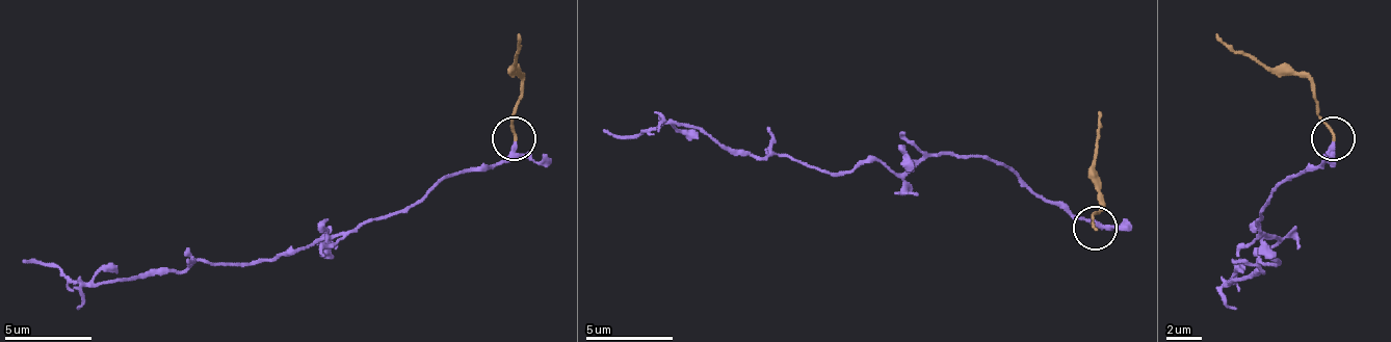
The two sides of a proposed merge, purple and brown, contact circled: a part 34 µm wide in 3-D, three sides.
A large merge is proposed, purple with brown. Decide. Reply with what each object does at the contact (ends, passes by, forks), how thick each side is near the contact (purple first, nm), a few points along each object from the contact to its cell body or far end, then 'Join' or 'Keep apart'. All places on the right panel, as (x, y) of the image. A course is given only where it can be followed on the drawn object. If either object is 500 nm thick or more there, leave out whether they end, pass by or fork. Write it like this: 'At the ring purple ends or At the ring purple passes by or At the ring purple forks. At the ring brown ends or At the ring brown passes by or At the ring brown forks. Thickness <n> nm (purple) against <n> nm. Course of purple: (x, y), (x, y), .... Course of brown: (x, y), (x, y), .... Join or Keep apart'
At the ring purple passes by. At the ring brown ends. Thickness 200 nm (purple) against 170 nm. Course of purple: (1332, 141), (1257, 220), (1279, 242), (1266, 251), (1279, 264), (1261, 259), (1261, 272), (1231, 281), (1235, 259). Course of brown: (1332, 137), (1305, 76), (1266, 72), (1217, 32). Keep apart

